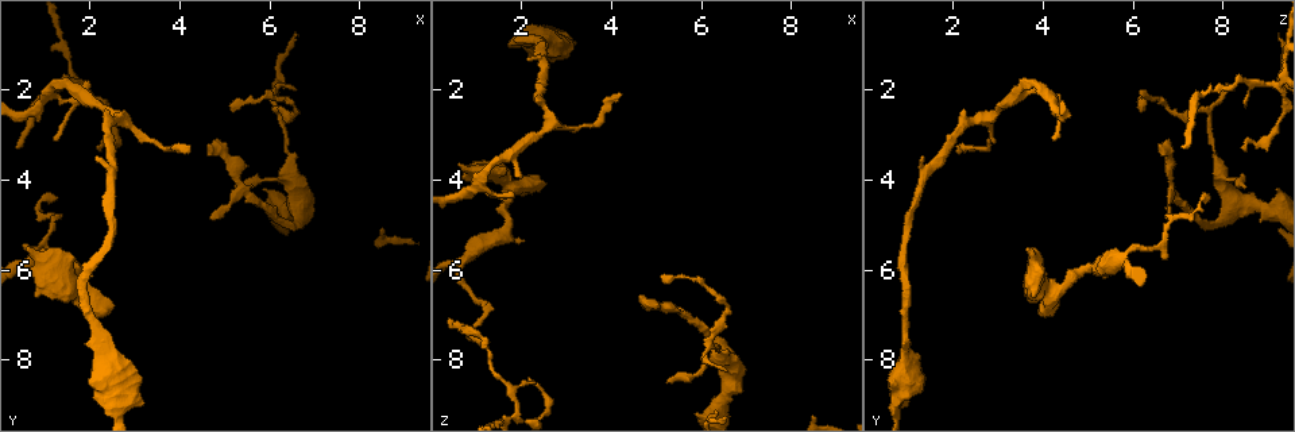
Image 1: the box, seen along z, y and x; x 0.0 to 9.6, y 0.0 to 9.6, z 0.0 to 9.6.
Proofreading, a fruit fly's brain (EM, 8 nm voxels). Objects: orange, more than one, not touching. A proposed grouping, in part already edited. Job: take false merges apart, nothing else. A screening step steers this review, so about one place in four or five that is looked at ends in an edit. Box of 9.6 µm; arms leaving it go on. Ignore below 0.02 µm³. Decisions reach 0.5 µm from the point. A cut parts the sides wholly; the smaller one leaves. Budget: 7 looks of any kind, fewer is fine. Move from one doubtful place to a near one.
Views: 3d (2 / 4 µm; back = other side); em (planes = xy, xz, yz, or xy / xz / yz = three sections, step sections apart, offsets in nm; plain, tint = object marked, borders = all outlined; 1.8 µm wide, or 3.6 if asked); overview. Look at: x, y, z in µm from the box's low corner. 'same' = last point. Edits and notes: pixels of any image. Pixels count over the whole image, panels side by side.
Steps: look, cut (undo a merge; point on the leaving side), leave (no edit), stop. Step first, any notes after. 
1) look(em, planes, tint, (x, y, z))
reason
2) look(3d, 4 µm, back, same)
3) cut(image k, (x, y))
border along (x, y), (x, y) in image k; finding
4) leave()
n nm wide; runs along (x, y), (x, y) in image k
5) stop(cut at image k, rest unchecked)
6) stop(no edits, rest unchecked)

look(em, planes, borders, (0.75, 5.75, 5.80))
a fork

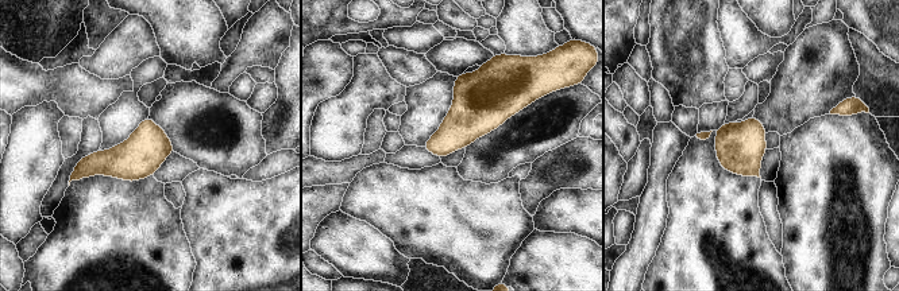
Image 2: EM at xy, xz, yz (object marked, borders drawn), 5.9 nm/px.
leave()
one neuron here

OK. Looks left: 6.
look(em, xz, step 16, tint, (1.75, 6.45, 4.10))
three-way junction

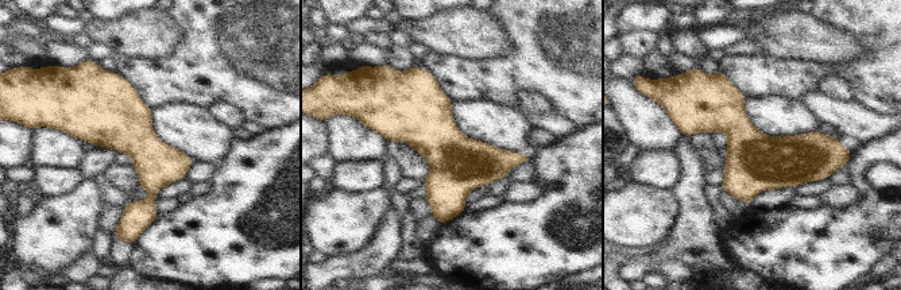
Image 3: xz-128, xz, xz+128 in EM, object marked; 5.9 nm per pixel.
leave()
runs along (681, 123), (832, 144) in image 3; one neuron here

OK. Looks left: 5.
look(em, 3.6 µm, planes, tint, (6.20, 2.50, 7.70))
abrupt turn

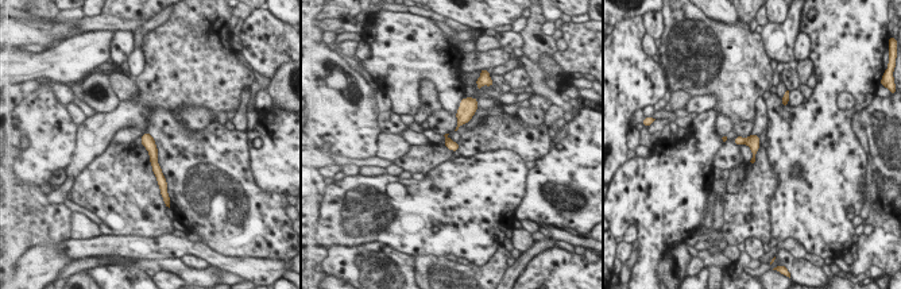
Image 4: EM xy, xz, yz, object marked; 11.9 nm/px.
leave()
120 nm wide; runs along (146, 137), (162, 182) in image 4; one neuron here

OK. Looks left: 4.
stop(no edits, rest unchecked)

